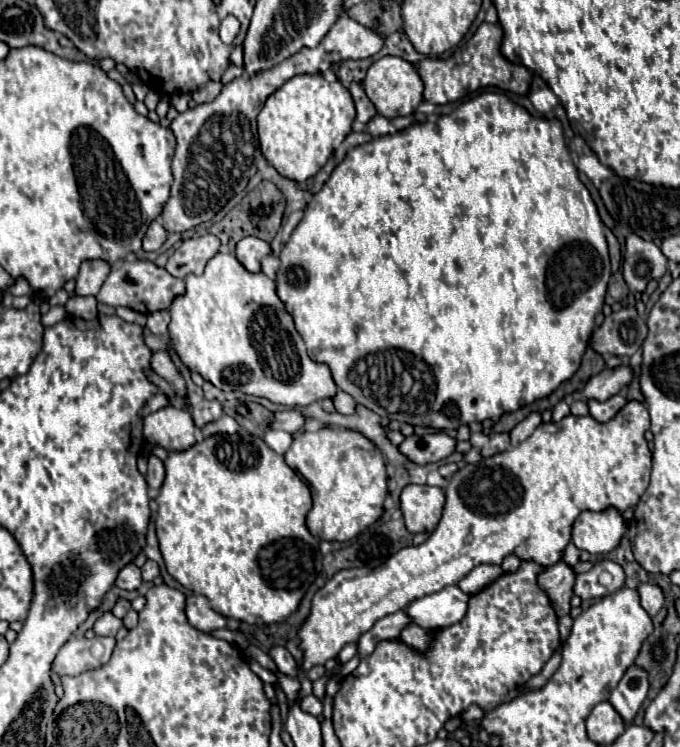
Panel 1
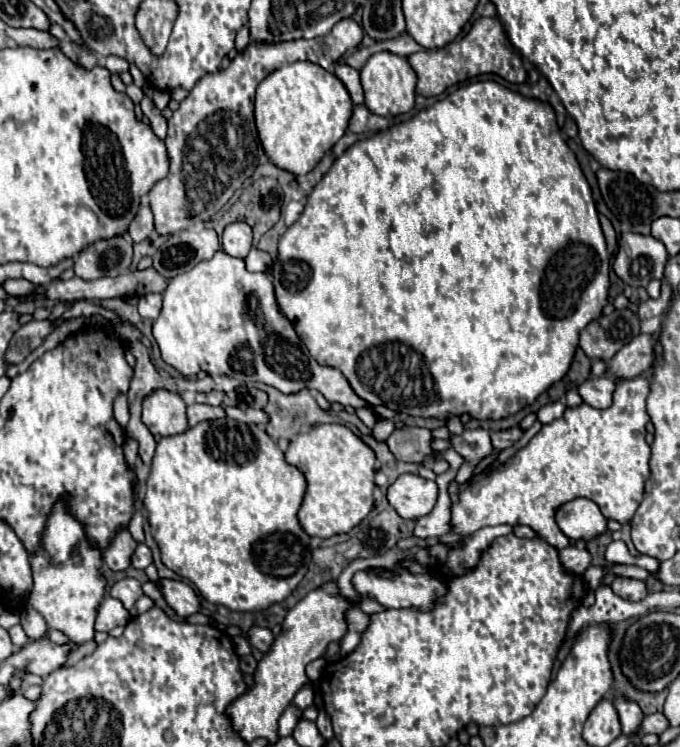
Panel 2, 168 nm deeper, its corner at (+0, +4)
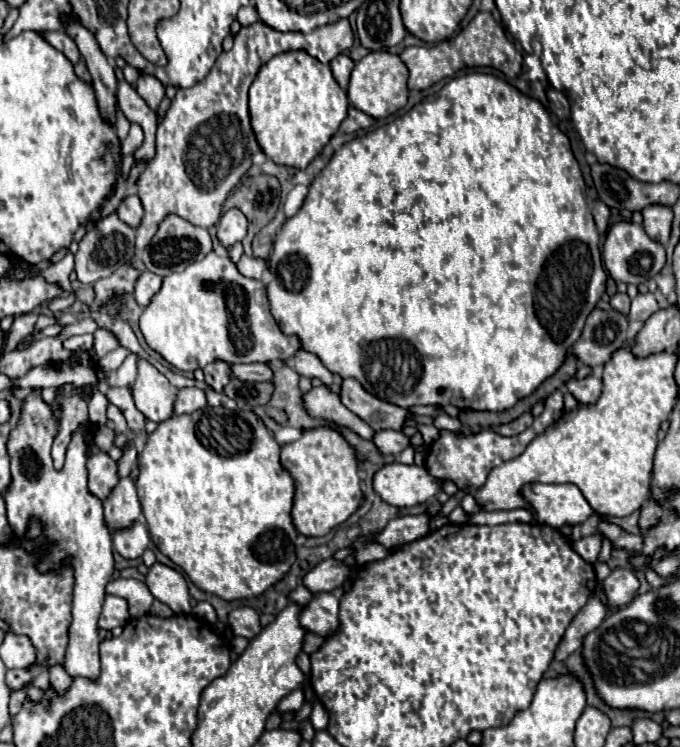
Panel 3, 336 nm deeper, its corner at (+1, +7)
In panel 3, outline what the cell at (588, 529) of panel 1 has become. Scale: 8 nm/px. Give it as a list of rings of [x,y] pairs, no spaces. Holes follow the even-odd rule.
[[[532,484],[524,488],[526,500],[532,504],[540,524],[562,528],[582,524],[592,516],[592,508],[574,484]]]

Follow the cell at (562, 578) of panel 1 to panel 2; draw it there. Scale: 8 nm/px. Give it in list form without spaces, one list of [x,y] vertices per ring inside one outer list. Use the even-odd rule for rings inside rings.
[[[569,545],[565,549],[559,551],[559,559],[565,565],[567,571],[575,573],[575,575],[583,575],[587,571],[587,567],[591,565],[591,553],[581,545]]]

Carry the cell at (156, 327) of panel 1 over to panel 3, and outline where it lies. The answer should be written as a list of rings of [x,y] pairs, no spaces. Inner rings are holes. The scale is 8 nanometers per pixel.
[[[144,272],[140,274],[140,278],[136,280],[136,288],[134,288],[134,300],[140,306],[148,306],[152,302],[152,298],[160,292],[162,288],[162,278],[152,274],[152,272]]]

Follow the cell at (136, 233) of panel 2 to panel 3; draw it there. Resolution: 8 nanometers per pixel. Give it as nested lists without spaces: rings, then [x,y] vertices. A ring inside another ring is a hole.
[[[136,194],[126,196],[124,202],[122,202],[120,208],[118,208],[118,216],[120,216],[120,220],[126,222],[128,226],[138,228],[140,222],[142,222],[142,216],[144,216],[144,208],[142,208],[142,204],[140,204],[140,198],[138,198]]]

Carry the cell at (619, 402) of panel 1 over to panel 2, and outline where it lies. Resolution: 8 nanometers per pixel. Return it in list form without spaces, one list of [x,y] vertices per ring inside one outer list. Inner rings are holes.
[[[609,377],[587,379],[579,387],[579,395],[581,395],[583,403],[587,403],[595,409],[607,409],[613,401],[613,391],[615,391],[615,381]]]

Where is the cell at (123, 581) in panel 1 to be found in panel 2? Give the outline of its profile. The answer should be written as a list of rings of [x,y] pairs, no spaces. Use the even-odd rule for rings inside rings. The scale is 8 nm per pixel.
[[[123,527],[119,529],[113,539],[109,541],[107,549],[103,549],[103,561],[109,569],[113,571],[123,571],[129,567],[129,561],[131,561],[131,555],[137,547],[137,541],[131,537],[129,529]]]

